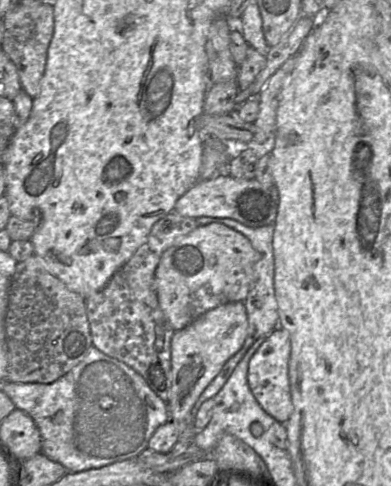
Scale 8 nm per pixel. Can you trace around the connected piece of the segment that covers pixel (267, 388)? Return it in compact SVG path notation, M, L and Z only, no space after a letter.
M283 328L273 330L263 341L248 365L247 382L262 409L280 423L286 423L294 411L288 377L290 336Z

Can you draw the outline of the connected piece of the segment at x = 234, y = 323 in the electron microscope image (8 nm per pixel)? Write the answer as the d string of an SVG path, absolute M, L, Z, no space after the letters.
M243 302L219 305L196 318L191 324L174 332L171 339L172 384L168 400L170 420L178 429L178 440L193 440L200 432L194 428L191 410L226 361L242 347L248 330Z

